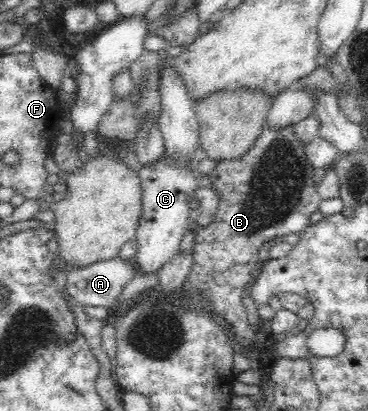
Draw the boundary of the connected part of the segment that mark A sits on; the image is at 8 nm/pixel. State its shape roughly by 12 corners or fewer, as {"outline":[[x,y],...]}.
{"outline":[[113,259],[70,269],[65,289],[85,306],[109,309],[139,275]]}

